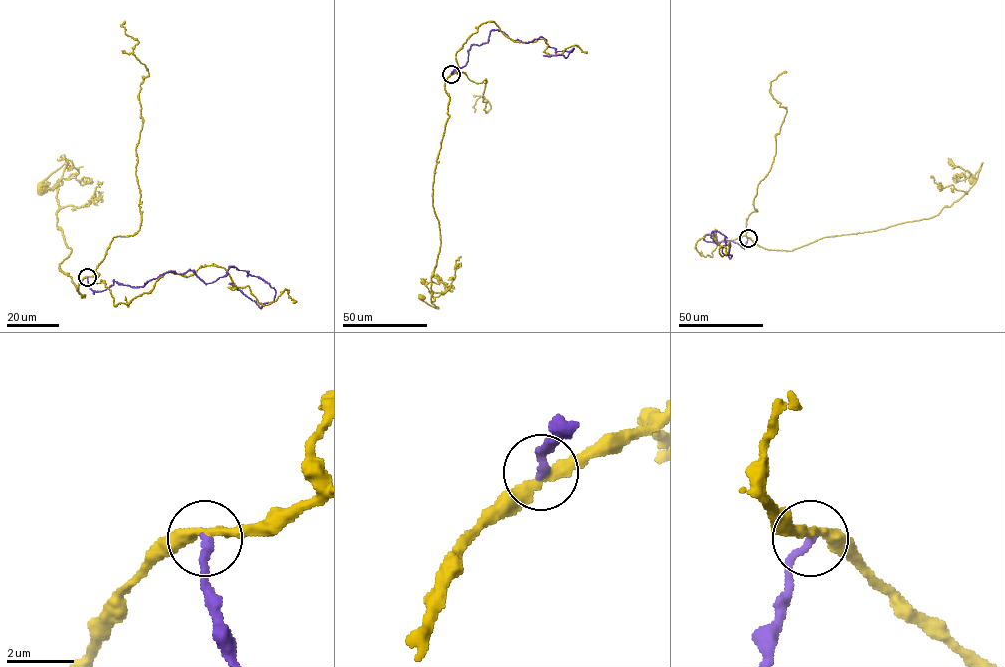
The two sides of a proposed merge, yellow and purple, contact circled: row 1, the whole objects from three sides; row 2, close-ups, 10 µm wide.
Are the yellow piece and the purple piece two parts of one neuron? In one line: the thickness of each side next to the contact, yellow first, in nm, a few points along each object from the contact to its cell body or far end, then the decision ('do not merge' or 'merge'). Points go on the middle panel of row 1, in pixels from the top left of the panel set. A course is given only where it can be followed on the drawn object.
calibres 300 and 240 nm; course yellow (451, 74), (444, 87), (449, 117), (432, 186), (440, 245), (432, 276), (431, 301), (438, 308), (421, 297); course purple (451, 74), (492, 29), (522, 42), (542, 37), (557, 51), (573, 48), (566, 57), (543, 55); do not merge

